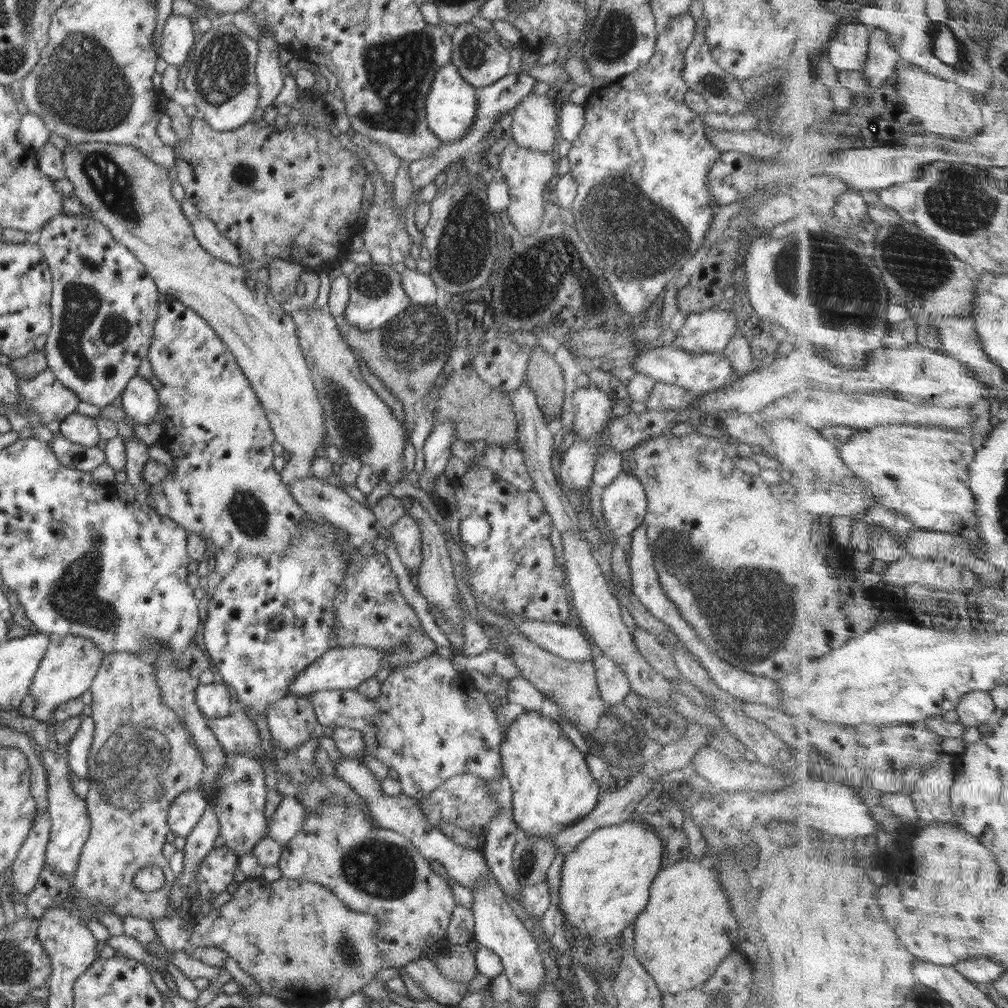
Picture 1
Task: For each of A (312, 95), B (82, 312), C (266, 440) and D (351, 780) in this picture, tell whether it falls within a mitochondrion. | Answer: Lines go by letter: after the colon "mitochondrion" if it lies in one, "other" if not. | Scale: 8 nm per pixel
A: other
B: mitochondrion
C: other
D: other

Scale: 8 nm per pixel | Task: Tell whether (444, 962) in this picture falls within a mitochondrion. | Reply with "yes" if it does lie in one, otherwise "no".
no

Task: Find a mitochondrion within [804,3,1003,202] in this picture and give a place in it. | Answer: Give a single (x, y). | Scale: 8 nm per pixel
(941, 41)

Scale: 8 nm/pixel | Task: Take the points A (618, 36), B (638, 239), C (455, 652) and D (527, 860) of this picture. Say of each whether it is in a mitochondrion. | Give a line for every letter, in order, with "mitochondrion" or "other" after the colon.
A: mitochondrion
B: mitochondrion
C: other
D: mitochondrion

